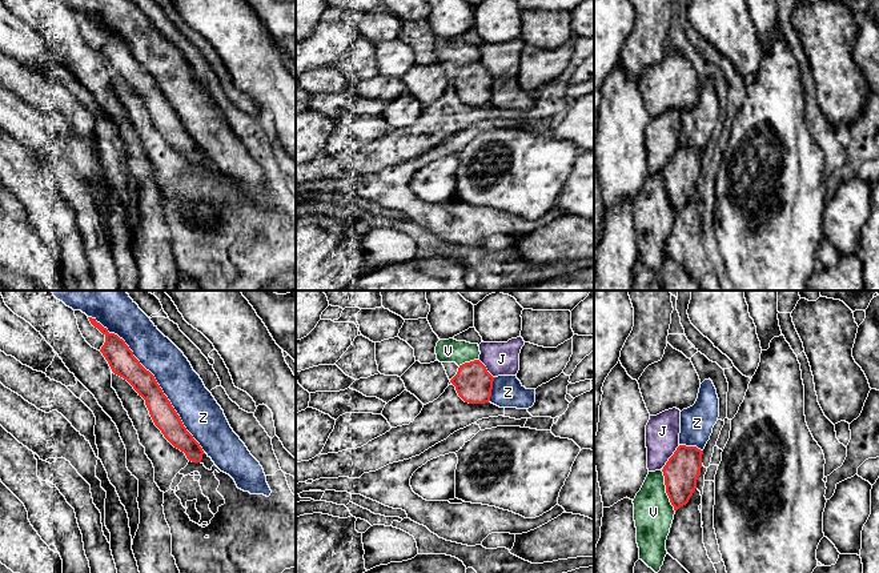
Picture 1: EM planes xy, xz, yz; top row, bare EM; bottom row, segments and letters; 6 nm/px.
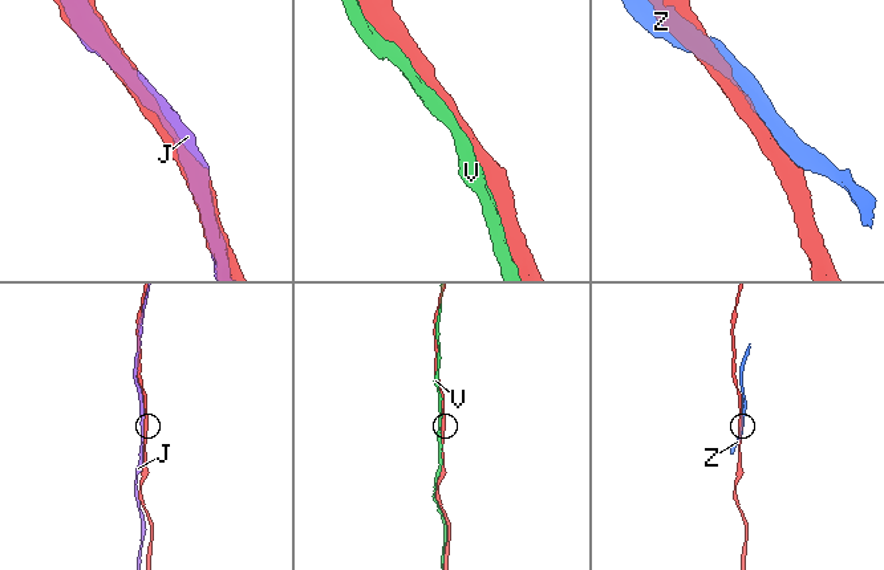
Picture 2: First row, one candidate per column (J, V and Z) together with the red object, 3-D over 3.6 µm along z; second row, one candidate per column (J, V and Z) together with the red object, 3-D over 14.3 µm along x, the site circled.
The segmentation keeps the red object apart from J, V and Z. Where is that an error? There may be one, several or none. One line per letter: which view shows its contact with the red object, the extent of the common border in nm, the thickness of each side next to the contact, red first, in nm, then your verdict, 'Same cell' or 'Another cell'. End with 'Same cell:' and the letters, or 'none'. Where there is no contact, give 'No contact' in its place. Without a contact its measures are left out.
J: Touches red in yz. Shared border 190 nm. Thickness 220 nm (red) against 200 nm. Another cell
V: Touches red in yz. Shared border 280 nm. Thickness 220 nm (red) against 240 nm. Another cell
Z: Touches red in xy. Shared border 1050 nm. Thickness 160 nm (red) against 240 nm. Another cell
Same cell: none

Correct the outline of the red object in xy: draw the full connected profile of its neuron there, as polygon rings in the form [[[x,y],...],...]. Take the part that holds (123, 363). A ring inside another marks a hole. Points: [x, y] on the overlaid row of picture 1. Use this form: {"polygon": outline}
{"polygon": [[[88,318],[105,336],[105,342],[100,352],[108,361],[112,372],[127,380],[139,396],[145,400],[149,414],[164,437],[174,448],[184,452],[189,461],[201,462],[202,448],[184,426],[154,376],[140,364],[123,338],[109,333],[96,318]]]}

